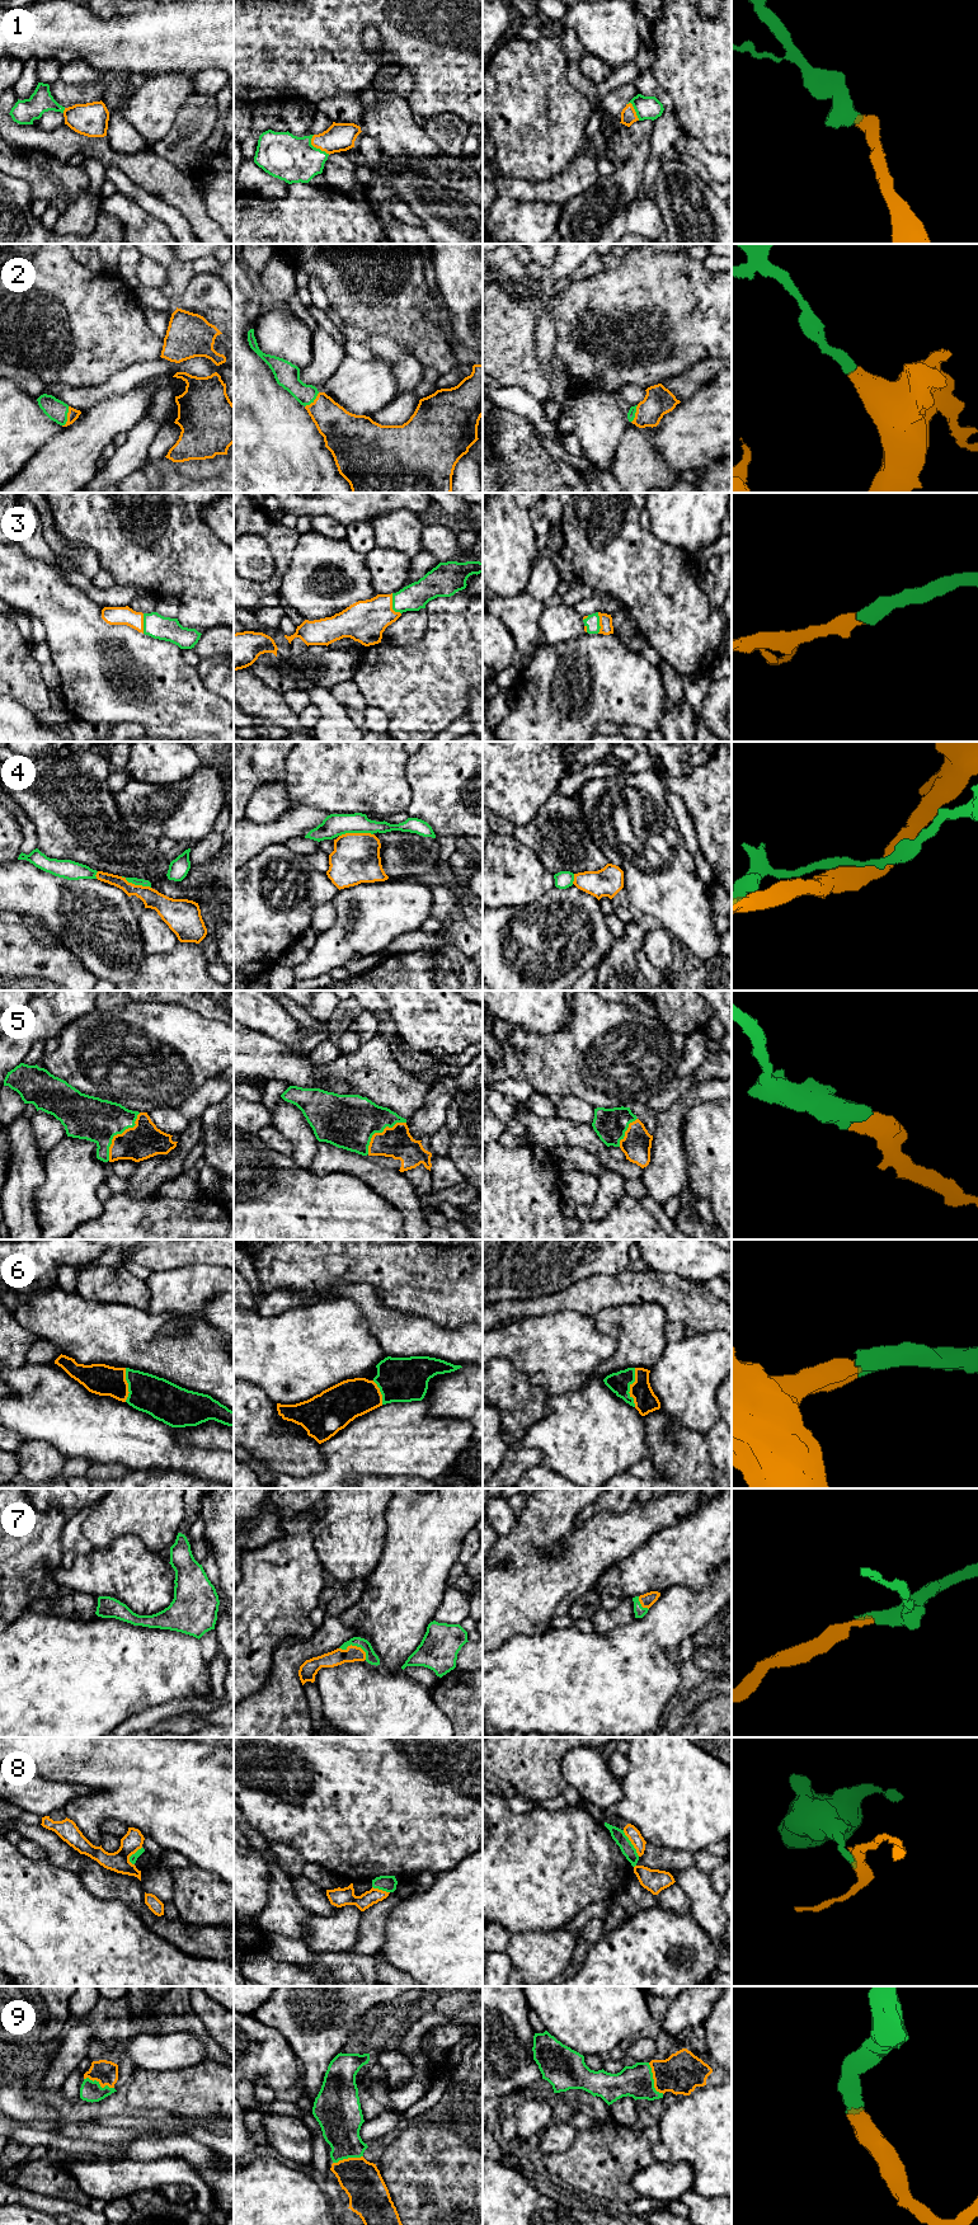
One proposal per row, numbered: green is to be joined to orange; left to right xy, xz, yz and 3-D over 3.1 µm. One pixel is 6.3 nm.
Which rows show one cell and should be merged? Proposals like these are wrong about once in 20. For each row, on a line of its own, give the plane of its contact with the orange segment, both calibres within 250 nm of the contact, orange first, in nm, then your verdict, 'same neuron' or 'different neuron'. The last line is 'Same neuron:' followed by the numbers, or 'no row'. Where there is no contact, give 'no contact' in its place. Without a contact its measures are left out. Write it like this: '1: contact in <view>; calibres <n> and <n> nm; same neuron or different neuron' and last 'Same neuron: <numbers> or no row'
1: contact in xz; calibres 180 and 300 nm; same neuron
2: contact in xy; calibres 70 and 140 nm; same neuron
3: contact in xz; calibres 260 and 170 nm; same neuron
4: contact in xz; calibres 300 and 140 nm; different neuron
5: contact in xy; calibres 220 and 280 nm; same neuron
6: contact in yz; calibres 150 and 140 nm; same neuron
7: contact in xz; calibres 100 and 80 nm; same neuron
8: contact in yz; calibres 90 and 90 nm; different neuron
9: contact in yz; calibres 260 and 200 nm; same neuron
Same neuron: 1, 2, 3, 5, 6, 7, 9

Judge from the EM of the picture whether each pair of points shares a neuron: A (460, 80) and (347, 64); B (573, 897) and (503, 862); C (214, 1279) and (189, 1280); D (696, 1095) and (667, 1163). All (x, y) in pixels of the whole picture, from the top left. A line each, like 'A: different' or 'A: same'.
A: same
B: different
C: same
D: same

